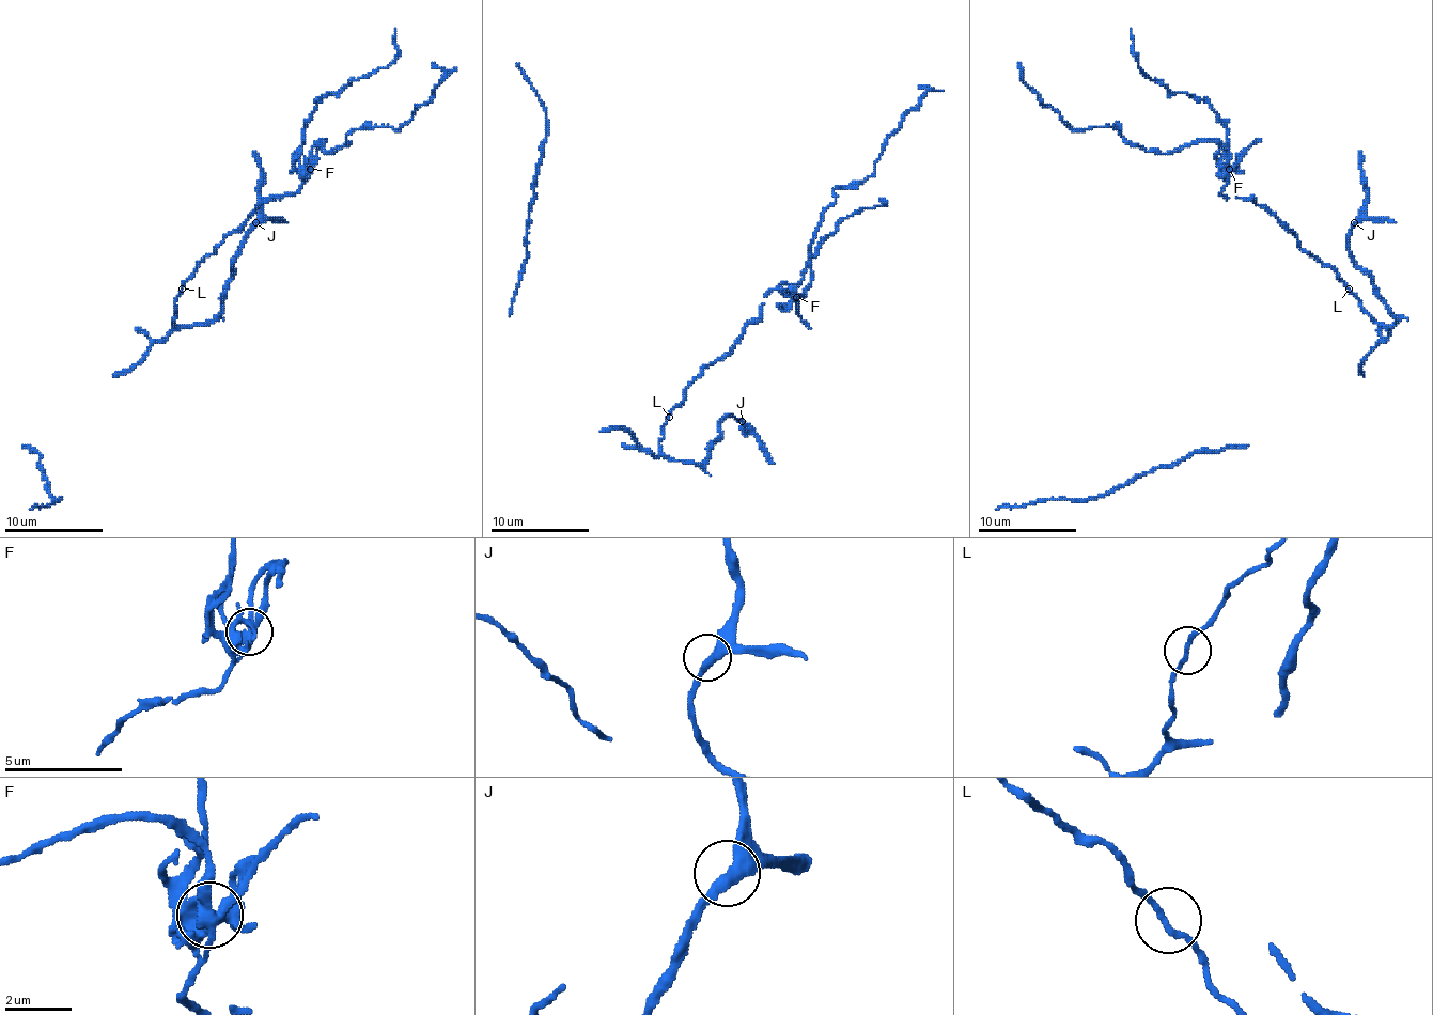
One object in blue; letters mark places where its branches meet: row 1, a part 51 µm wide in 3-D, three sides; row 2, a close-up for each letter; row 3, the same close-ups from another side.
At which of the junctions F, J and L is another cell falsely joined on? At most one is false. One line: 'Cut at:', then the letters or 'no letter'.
Cut at: F

